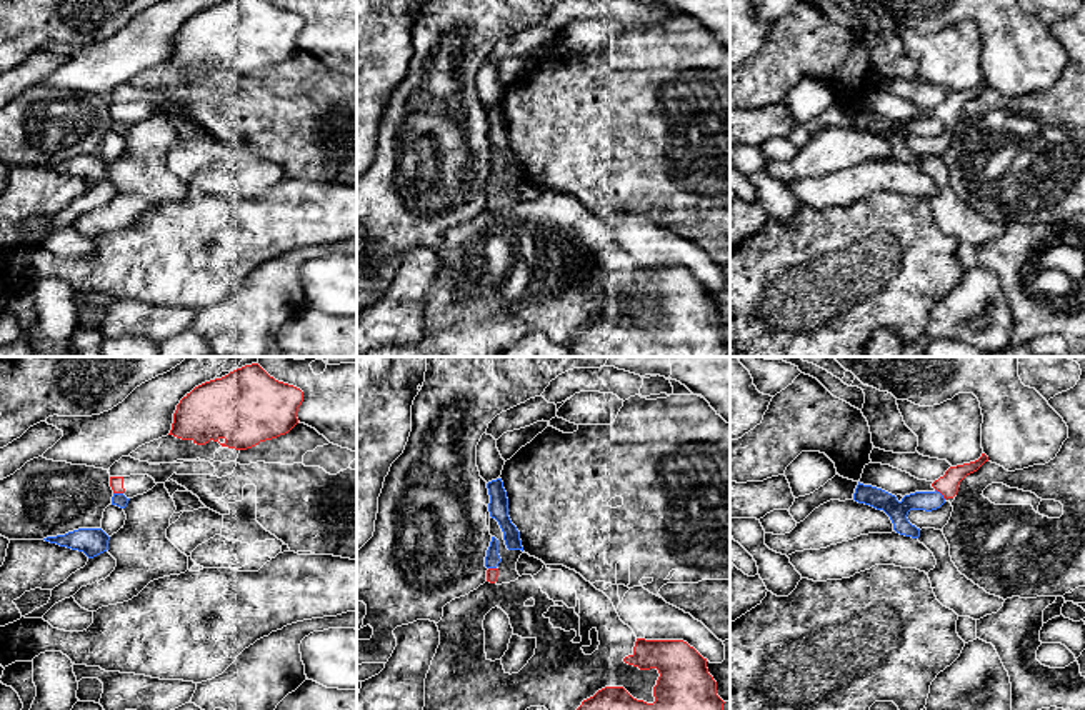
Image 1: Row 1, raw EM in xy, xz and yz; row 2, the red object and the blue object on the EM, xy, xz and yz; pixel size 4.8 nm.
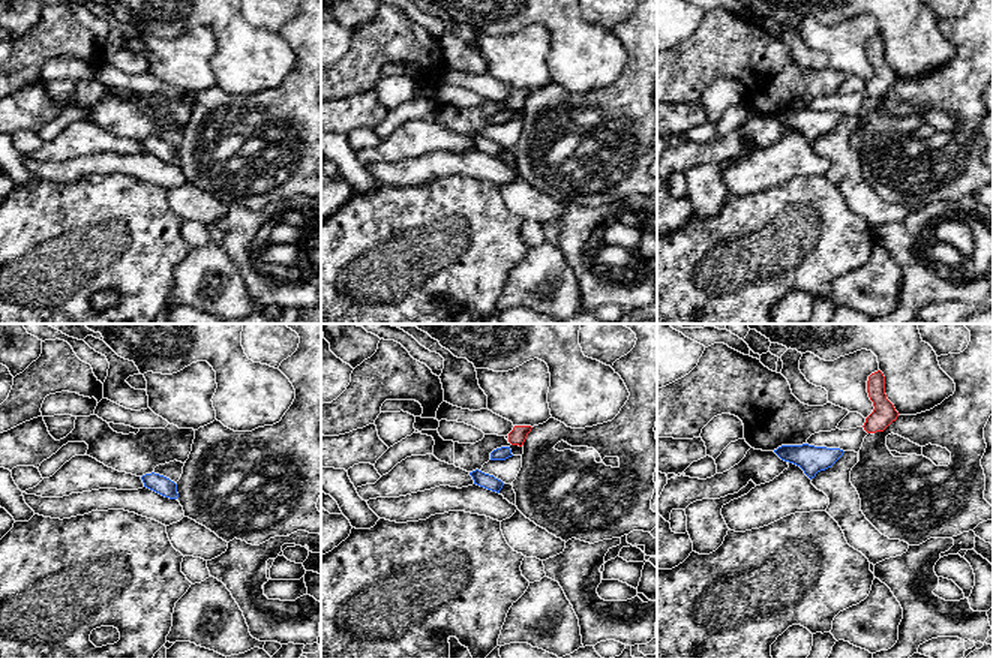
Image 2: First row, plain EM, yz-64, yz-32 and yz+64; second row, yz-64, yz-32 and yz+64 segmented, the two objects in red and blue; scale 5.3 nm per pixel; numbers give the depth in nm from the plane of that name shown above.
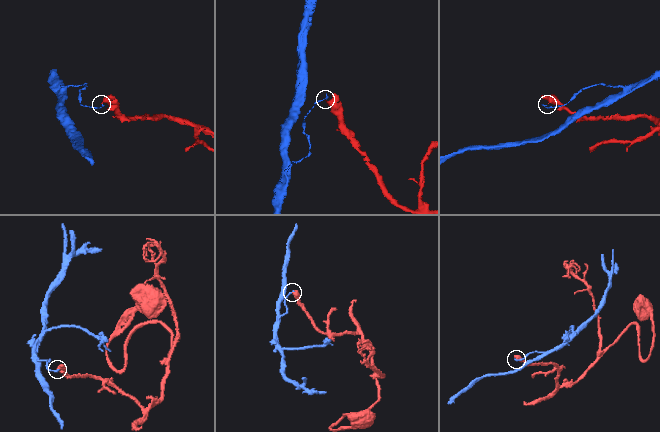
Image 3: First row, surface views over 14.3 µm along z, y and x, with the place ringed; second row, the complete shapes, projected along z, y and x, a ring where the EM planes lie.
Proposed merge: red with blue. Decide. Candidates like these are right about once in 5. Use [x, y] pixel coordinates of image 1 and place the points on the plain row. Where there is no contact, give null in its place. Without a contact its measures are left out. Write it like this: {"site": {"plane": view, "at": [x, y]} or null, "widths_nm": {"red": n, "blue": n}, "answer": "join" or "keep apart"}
{"site": {"plane": "yz", "at": [940, 119]}, "widths_nm": {"red": 100, "blue": 100}, "answer": "keep apart"}

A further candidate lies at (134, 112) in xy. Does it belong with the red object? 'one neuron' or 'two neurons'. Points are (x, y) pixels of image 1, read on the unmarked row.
one neuron

